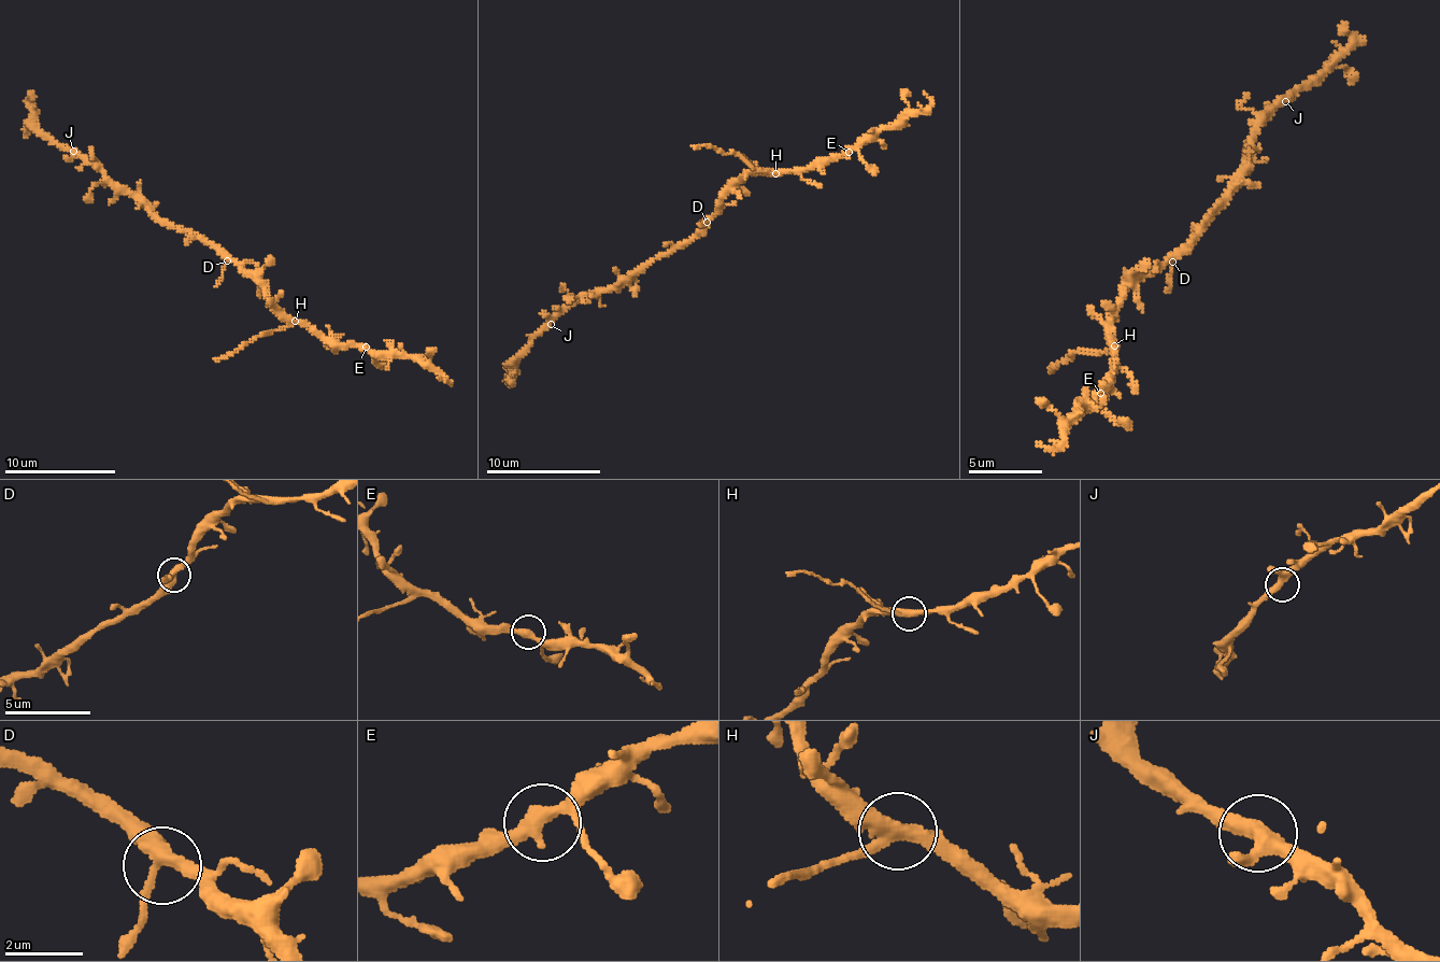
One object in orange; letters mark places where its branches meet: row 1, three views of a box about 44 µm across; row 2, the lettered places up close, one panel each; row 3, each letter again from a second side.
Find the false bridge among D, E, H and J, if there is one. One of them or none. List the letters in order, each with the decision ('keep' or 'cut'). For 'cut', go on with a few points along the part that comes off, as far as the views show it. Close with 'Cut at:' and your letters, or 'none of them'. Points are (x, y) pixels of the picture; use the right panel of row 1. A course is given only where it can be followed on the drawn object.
D: keep
E: keep
H: cut; course (1113, 345), (1073, 355), (1049, 368)
J: keep
Cut at: H

